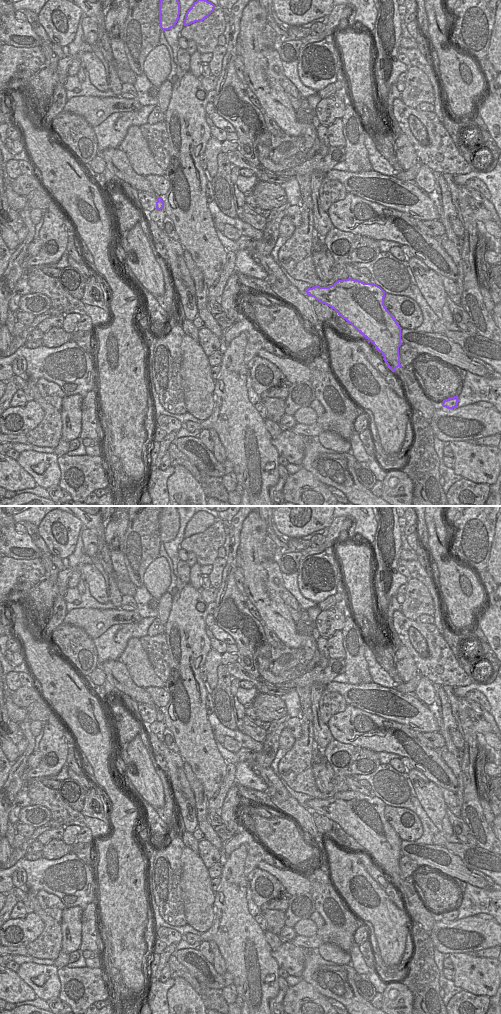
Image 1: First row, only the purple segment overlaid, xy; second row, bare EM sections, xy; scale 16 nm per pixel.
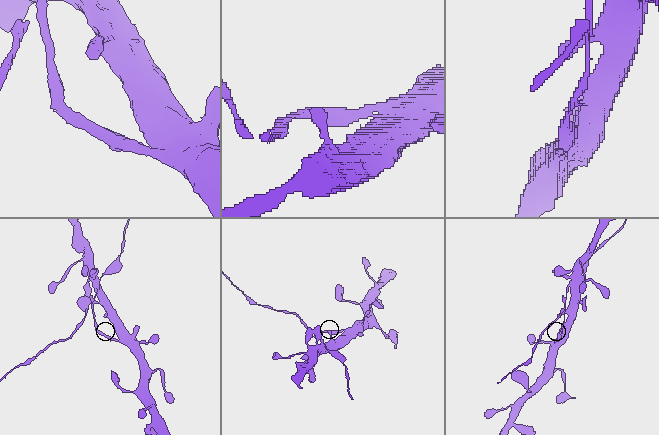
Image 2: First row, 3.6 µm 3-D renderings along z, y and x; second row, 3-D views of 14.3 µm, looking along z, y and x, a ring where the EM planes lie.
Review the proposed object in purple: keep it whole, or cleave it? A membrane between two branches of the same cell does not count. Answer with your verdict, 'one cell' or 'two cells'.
two cells

